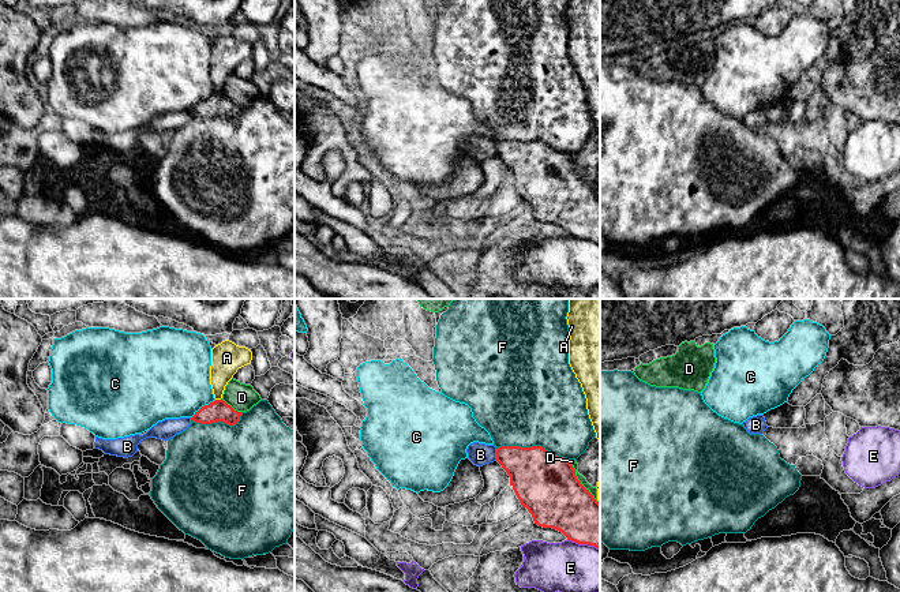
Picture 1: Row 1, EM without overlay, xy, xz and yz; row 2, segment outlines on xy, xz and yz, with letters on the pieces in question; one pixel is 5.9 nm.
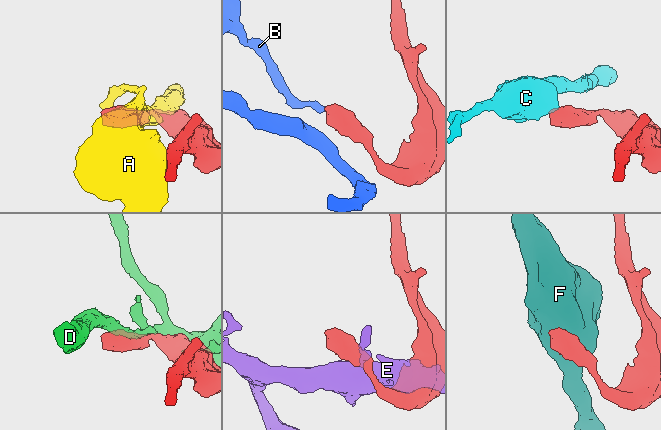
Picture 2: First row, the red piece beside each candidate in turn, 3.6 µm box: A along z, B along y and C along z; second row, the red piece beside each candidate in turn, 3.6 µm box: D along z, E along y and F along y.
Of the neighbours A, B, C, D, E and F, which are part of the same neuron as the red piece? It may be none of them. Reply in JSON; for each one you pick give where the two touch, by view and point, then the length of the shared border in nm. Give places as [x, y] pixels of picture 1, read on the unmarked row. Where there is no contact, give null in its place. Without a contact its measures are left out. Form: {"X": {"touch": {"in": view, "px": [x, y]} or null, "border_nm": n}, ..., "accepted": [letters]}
{"accepted": []}

